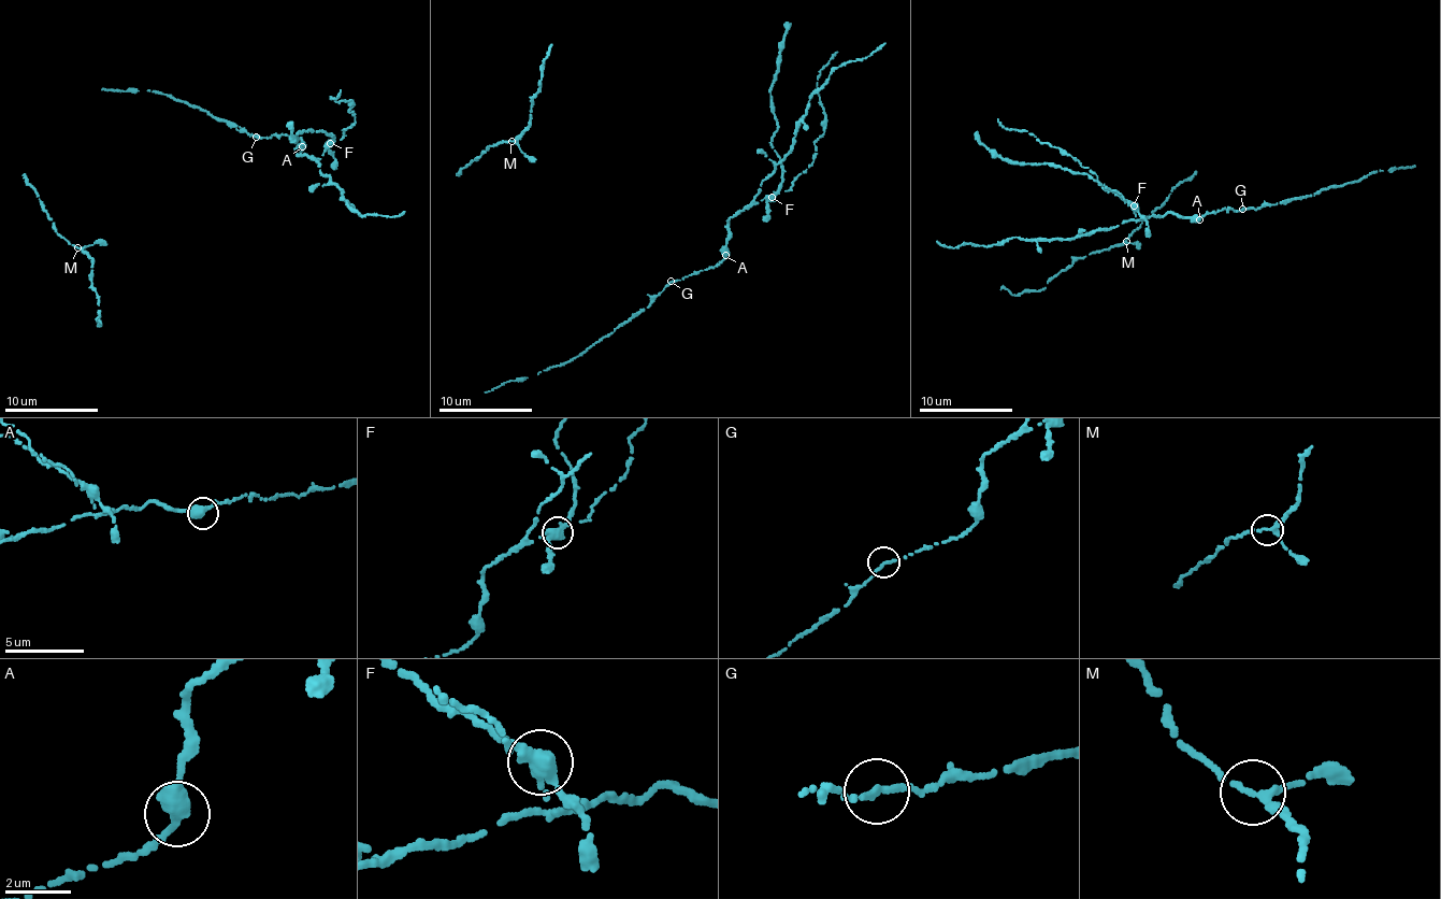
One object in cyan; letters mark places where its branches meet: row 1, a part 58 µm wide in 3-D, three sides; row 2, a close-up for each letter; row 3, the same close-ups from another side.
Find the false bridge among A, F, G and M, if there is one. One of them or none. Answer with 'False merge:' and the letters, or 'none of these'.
False merge: F

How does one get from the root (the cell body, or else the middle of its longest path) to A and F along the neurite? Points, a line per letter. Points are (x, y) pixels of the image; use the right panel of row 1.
A: (1241, 211), (1224, 209), (1199, 219)
F: (1241, 211), (1224, 209), (1205, 216), (1165, 213), (1137, 219), (1135, 205)

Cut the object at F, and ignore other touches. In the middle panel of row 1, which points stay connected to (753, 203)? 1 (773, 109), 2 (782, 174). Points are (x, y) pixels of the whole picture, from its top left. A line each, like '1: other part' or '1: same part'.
1: other part
2: other part

